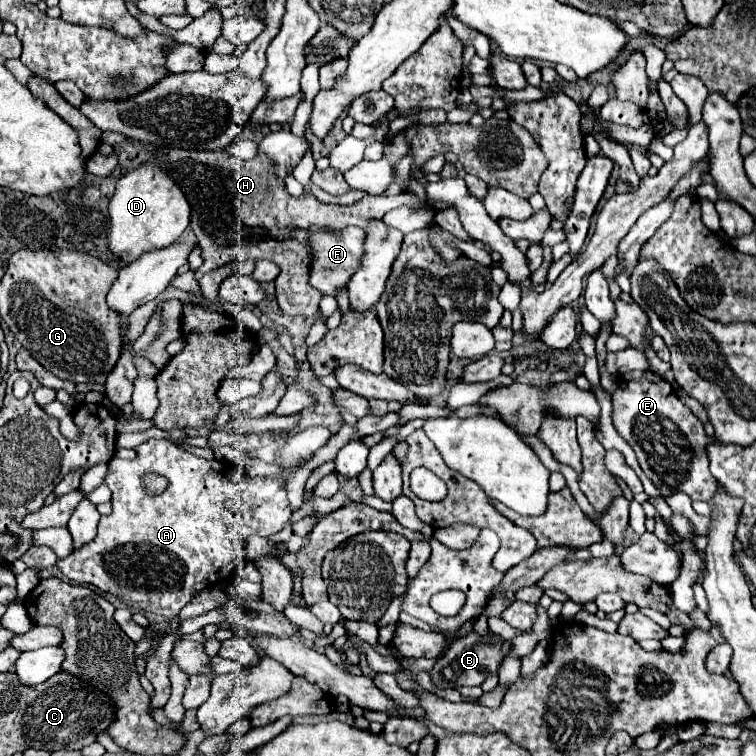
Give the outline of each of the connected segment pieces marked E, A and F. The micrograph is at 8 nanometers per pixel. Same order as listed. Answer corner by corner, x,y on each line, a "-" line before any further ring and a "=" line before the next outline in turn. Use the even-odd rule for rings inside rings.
630,371
626,379
618,381
618,389
612,395
612,421
620,437
636,451
638,463
646,477
656,485
662,497
674,493
686,493
692,501
710,501
718,491
718,481
708,469
706,445
712,441
702,421
678,399
674,387
650,373
650,379
642,371
=
148,439
144,443
140,443
136,449
136,459
118,459
114,457
110,463
108,463
108,473
106,473
106,479
104,483
108,485
112,492
111,503
112,513
110,515
101,516
98,523
98,535
96,539
92,539
92,543
86,543
84,547
78,547
74,549
68,557
64,559
58,559
56,565
58,569
70,579
70,581
76,581
76,583
88,583
88,585
94,585
102,591
108,591
112,595
116,595
120,601
124,601
128,607
132,609
138,609
138,611
152,611
152,613
160,613
164,617
170,619
172,623
172,629
176,631
178,629
178,613
180,609
198,593
202,591
204,587
208,587
210,583
220,583
220,579
226,575
230,577
232,573
236,573
236,569
246,561
246,549
244,549
244,541
252,535
262,535
262,537
270,537
270,535
276,535
284,525
286,521
290,519
290,513
292,513
292,507
290,507
290,501
286,497
286,491
284,491
284,483
282,479
278,477
248,477
248,473
242,469
242,467
232,467
232,477
226,475
226,469
224,469
224,463
218,461
218,459
200,459
188,451
182,451
178,449
174,443
170,443
168,439
-
144,475
160,475
160,477
166,477
168,481
168,487
160,493
160,495
148,495
146,487
144,487
=
344,227
344,231
312,231
312,275
310,285
322,295
336,297
338,289
348,287
348,279
356,273
364,257
364,231
360,227

